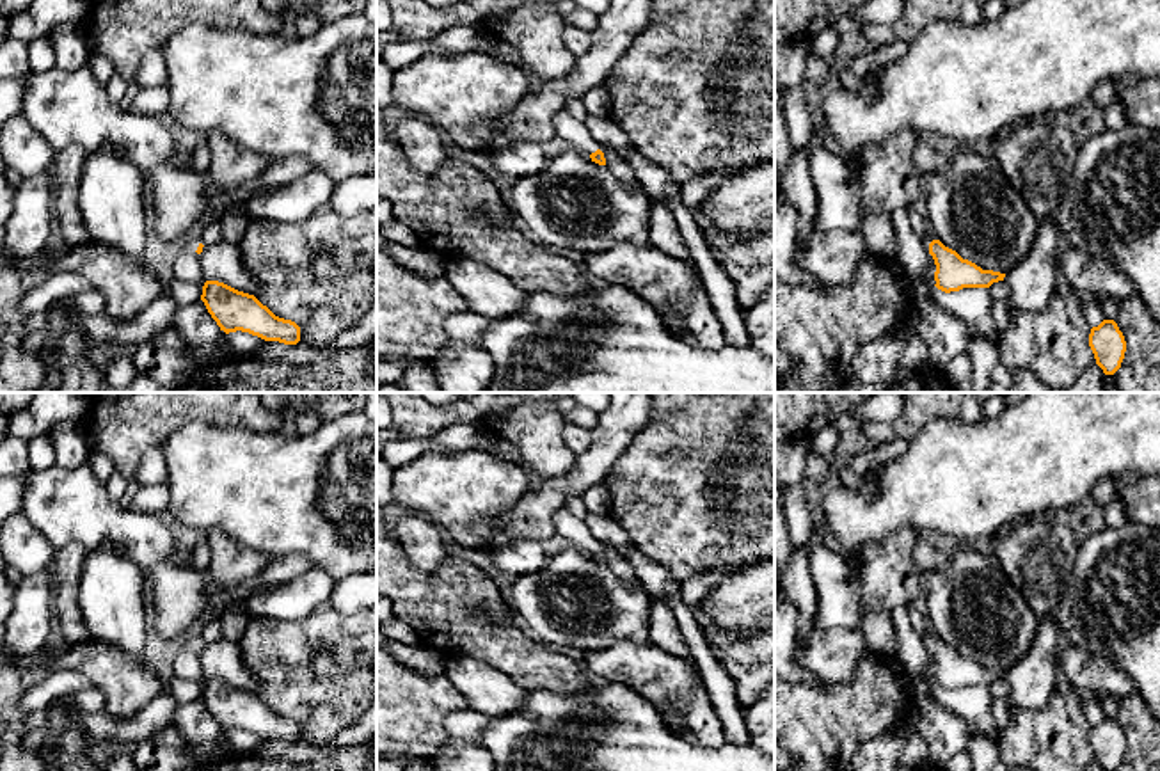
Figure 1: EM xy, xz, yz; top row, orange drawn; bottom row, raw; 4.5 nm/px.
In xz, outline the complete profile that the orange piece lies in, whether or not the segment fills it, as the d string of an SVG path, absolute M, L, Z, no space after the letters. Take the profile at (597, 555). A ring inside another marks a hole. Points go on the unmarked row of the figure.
M568 508L554 513L554 531L574 542L583 552L588 552L592 560L606 563L604 551L599 547L584 521L579 521Z

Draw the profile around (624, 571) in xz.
M599 545L599 547L604 551L606 563L609 565L609 568L615 572L615 576L620 581L629 583L631 586L640 583L638 577L636 577L634 567L627 561L627 558L622 558L609 545Z

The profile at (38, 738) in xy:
M43 723L39 728L32 730L25 735L25 739L23 739L25 746L32 748L32 750L43 748L50 741L52 734L53 734L52 725Z

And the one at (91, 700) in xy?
M91 686L80 691L64 693L62 696L52 698L44 707L28 712L23 719L25 732L32 732L39 728L46 719L55 714L57 711L64 707L75 707L78 711L89 712L89 714L103 714L105 711L105 696L103 693Z

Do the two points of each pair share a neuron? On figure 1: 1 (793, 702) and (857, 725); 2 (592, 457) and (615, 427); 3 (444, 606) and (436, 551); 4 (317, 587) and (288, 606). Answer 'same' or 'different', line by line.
1: same
2: same
3: different
4: same

